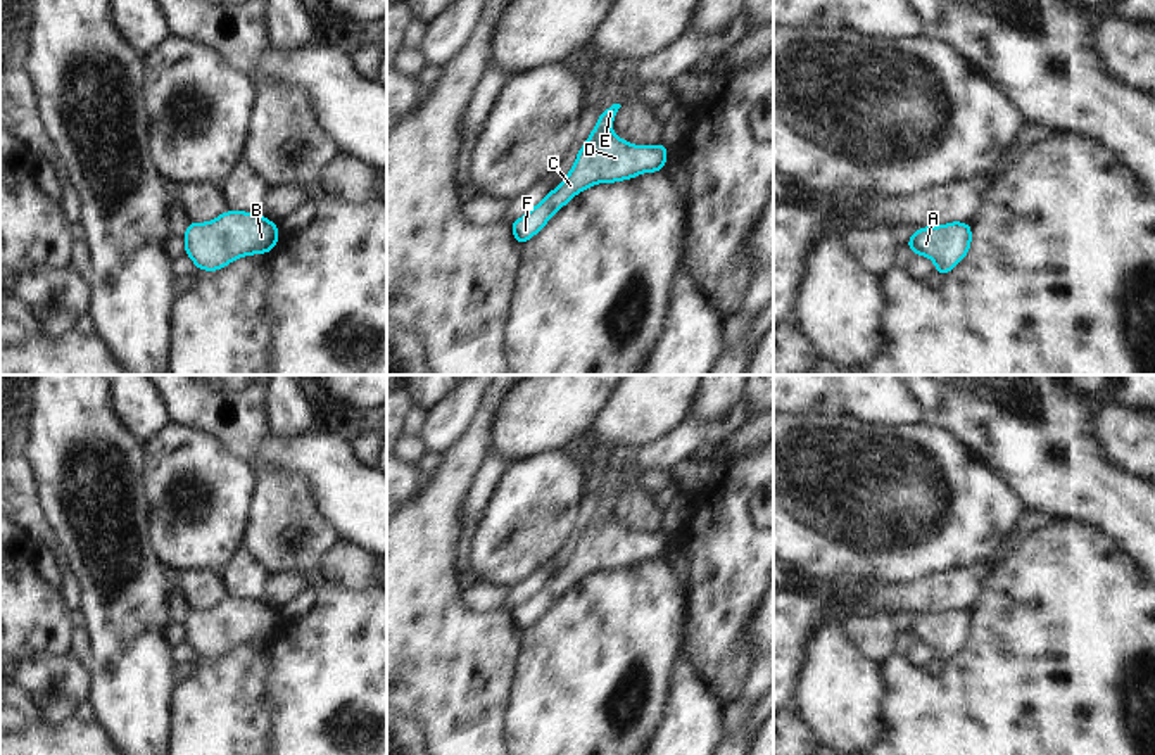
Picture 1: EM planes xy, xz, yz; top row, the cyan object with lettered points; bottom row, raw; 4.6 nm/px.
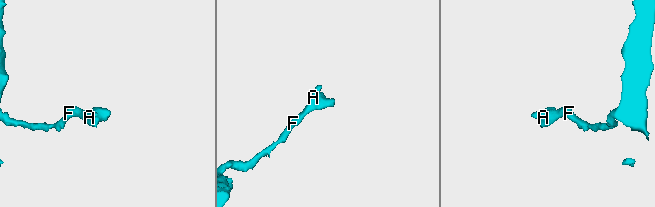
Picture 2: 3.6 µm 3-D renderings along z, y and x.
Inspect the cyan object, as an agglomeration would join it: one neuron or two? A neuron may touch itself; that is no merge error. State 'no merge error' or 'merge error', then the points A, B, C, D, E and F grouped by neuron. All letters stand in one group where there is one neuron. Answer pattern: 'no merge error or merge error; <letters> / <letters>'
no merge error; A B C D E F

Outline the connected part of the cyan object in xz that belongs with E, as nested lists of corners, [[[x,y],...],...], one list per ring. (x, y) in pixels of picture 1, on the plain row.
[[[613,491],[601,498],[592,520],[580,534],[563,570],[549,577],[537,593],[509,612],[513,625],[518,631],[527,631],[533,622],[542,619],[546,610],[575,582],[599,568],[616,570],[632,567],[642,560],[663,558],[670,541],[663,530],[632,532],[613,520],[611,511],[620,494],[620,491]]]

